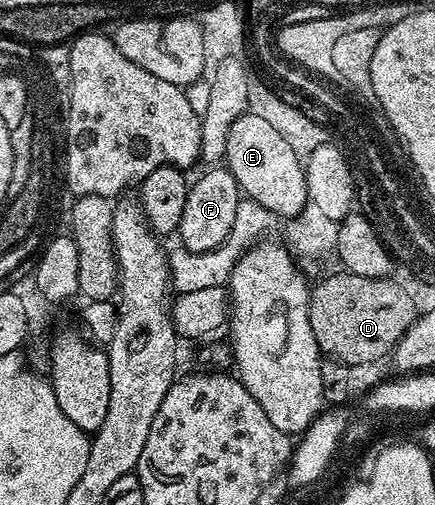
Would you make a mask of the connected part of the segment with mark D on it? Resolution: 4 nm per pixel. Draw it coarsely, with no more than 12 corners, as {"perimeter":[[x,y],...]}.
{"perimeter":[[328,275],[308,297],[325,356],[379,363],[418,318],[395,278]]}

